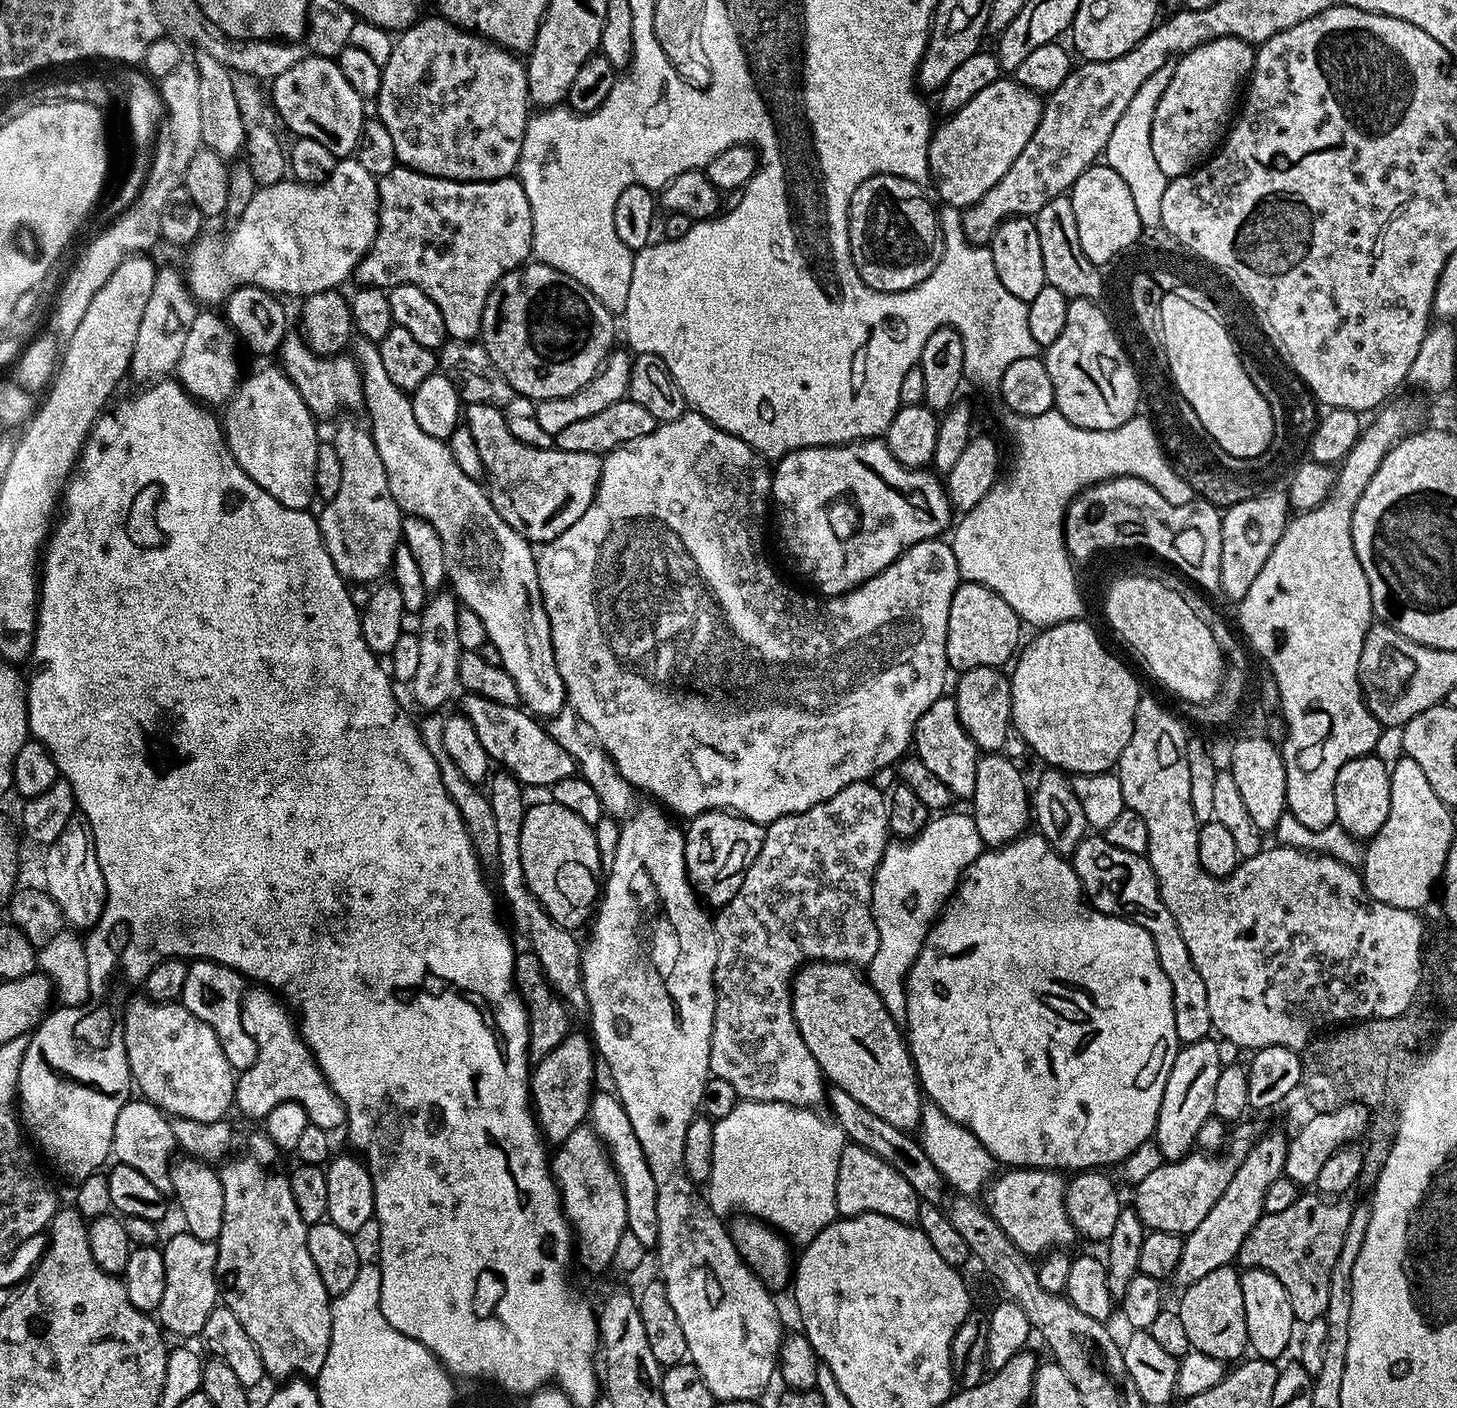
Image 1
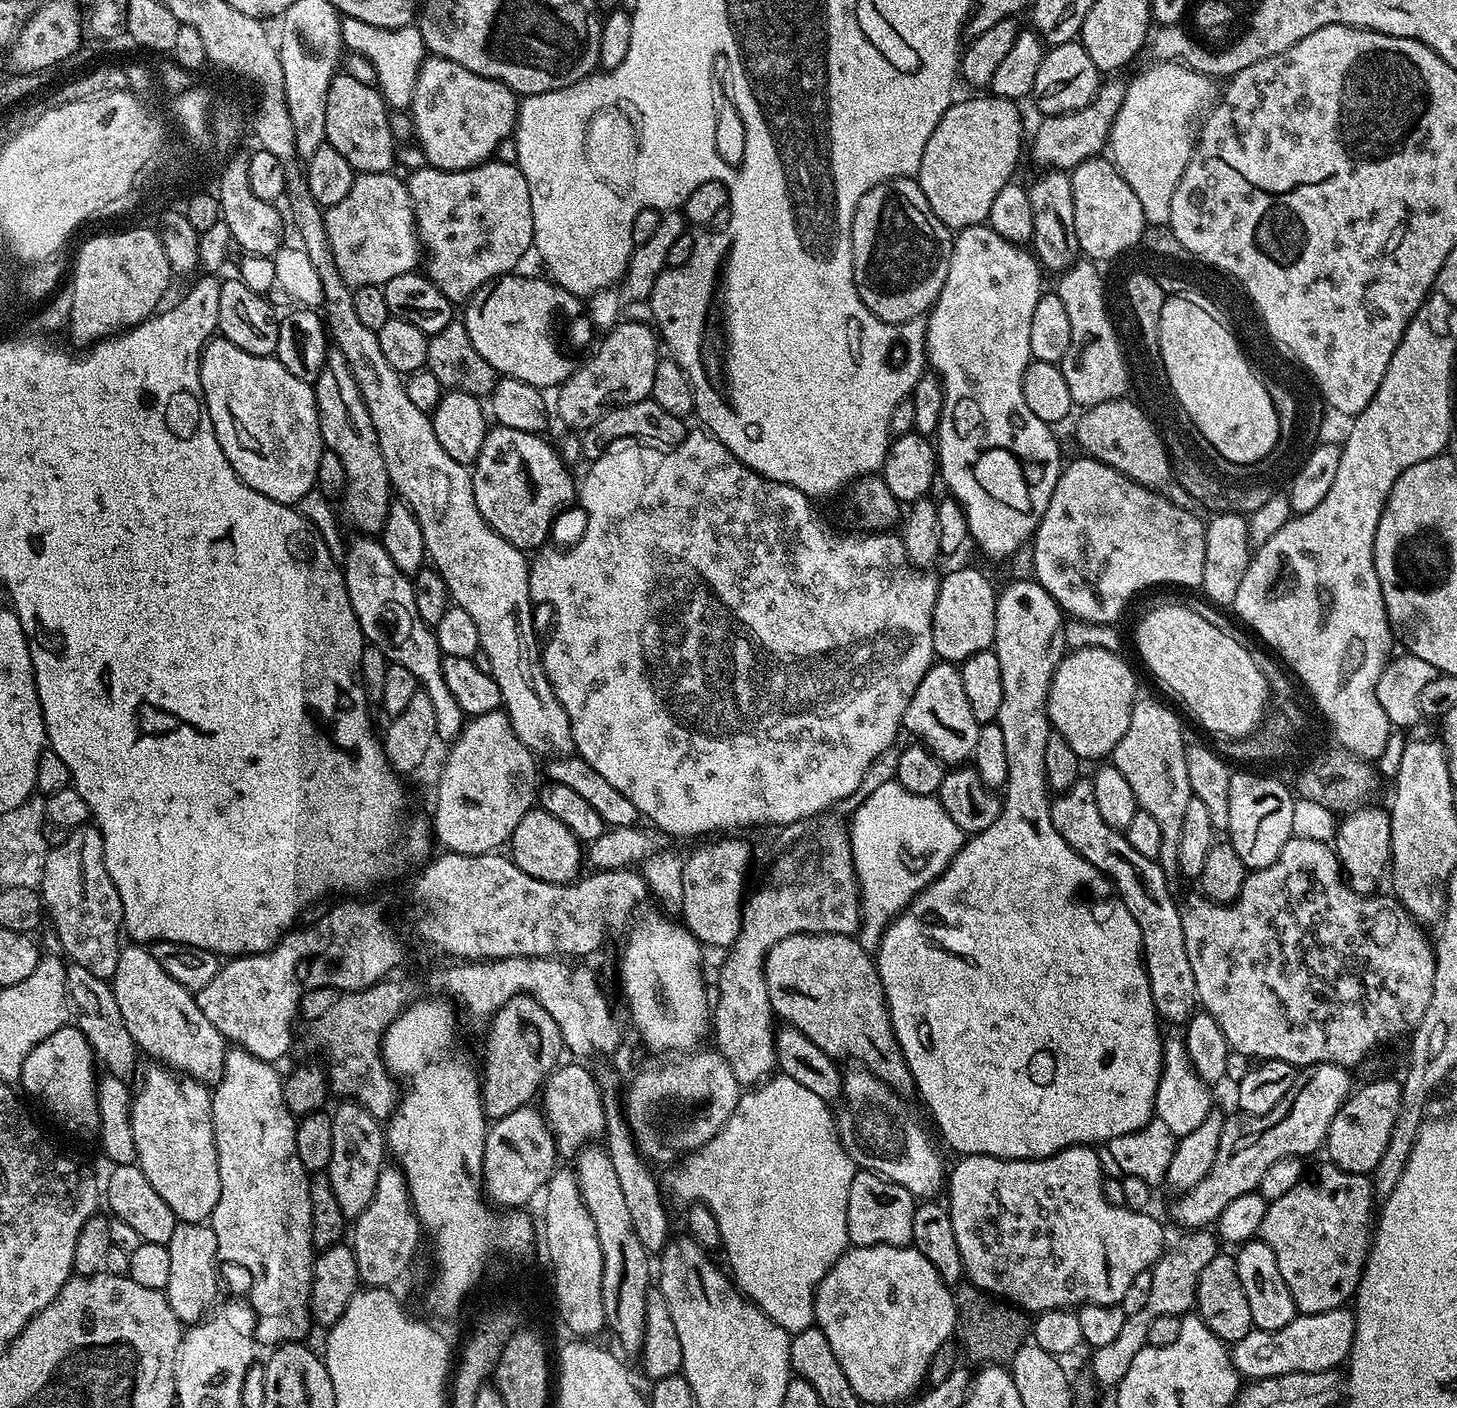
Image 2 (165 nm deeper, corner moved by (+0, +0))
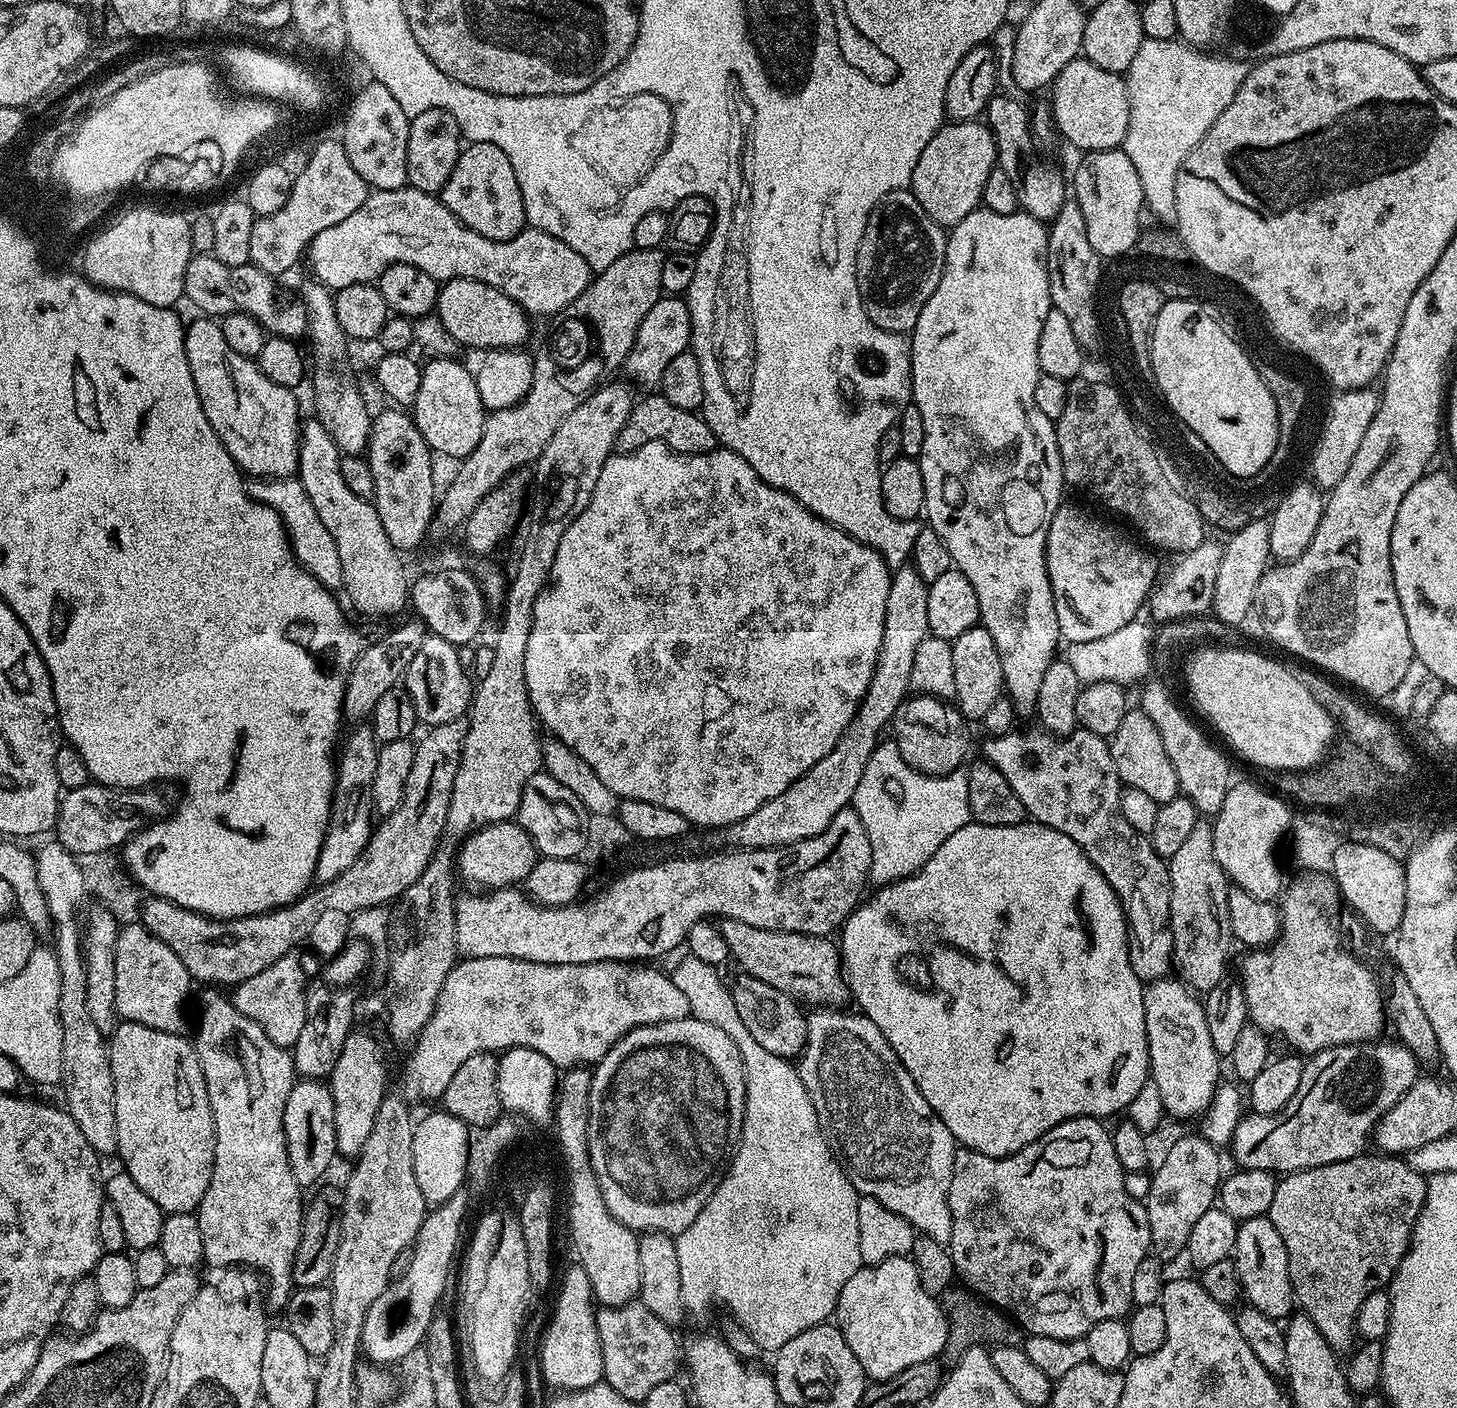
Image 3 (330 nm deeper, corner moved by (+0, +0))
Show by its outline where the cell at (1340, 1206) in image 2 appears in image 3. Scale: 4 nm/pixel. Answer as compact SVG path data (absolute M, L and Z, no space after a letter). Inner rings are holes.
M1361 1154L1342 1162L1330 1162L1326 1166L1314 1166L1313 1168L1303 1168L1300 1172L1287 1173L1276 1185L1274 1202L1270 1202L1270 1210L1267 1214L1270 1222L1274 1222L1278 1234L1282 1237L1282 1243L1286 1246L1286 1258L1290 1262L1290 1282L1292 1283L1292 1295L1295 1303L1298 1305L1299 1311L1308 1316L1310 1322L1314 1322L1314 1326L1318 1326L1322 1338L1326 1338L1326 1342L1337 1354L1351 1353L1357 1343L1356 1315L1362 1306L1362 1302L1366 1302L1366 1298L1370 1298L1370 1294L1387 1289L1391 1285L1392 1277L1396 1275L1398 1266L1402 1262L1402 1258L1408 1253L1412 1243L1412 1231L1416 1225L1418 1214L1424 1205L1424 1191L1428 1188L1425 1176L1418 1170L1411 1168L1407 1159L1396 1154L1368 1155Z

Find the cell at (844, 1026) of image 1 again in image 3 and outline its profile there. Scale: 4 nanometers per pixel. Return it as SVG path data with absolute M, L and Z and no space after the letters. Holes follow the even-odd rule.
M725 919L719 921L718 927L722 938L726 938L728 955L733 961L736 959L741 973L769 983L804 1006L840 1008L849 1003L848 984L840 966L840 950L833 941L831 944L828 936L762 930L746 922Z

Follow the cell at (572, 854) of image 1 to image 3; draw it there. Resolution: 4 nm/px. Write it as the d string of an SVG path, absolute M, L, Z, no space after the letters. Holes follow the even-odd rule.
M512 820L479 828L459 848L454 856L454 864L458 869L459 879L461 876L472 890L495 890L523 885L538 859L530 834L526 834L526 830L522 830L522 826Z

